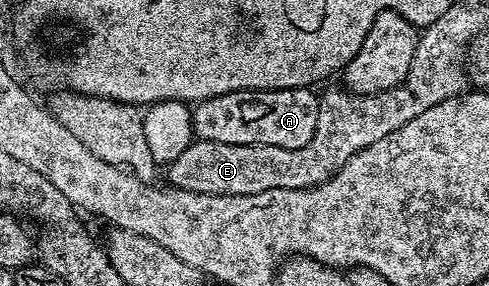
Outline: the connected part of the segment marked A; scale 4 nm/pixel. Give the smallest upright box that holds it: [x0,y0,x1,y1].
[190,88,318,148]

